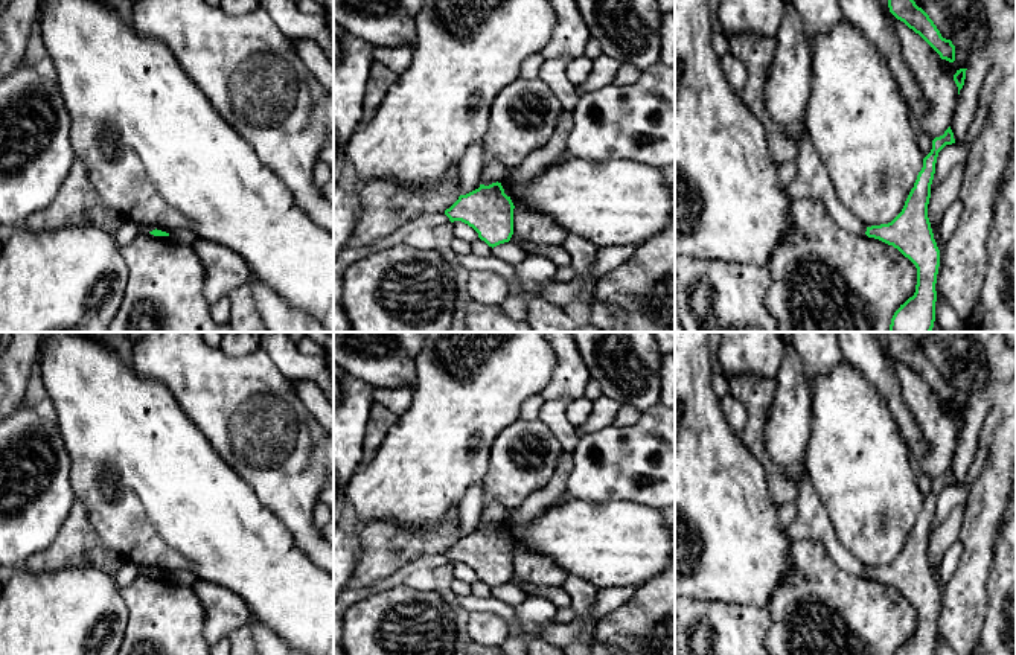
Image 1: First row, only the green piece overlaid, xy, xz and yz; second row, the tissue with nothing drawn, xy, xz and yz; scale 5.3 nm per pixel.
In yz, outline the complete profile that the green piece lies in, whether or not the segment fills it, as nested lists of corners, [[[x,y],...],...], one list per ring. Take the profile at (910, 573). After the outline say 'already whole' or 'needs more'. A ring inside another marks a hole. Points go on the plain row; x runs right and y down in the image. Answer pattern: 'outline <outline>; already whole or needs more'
outline [[[949,468],[943,477],[932,481],[932,490],[923,500],[923,509],[902,553],[888,565],[867,568],[838,541],[829,513],[809,475],[804,474],[795,481],[798,489],[797,518],[784,529],[786,536],[792,542],[801,539],[821,541],[839,568],[856,576],[865,574],[868,579],[893,586],[915,606],[915,634],[894,655],[935,655],[940,591],[928,559],[928,545],[938,494],[952,484],[955,484],[955,480]]]; needs more

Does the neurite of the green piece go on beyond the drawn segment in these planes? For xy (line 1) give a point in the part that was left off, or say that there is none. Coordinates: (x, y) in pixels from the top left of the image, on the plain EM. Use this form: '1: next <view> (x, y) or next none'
1: next xy (145, 568)

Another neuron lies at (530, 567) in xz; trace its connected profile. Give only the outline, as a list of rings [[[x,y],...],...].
[[[521,547],[513,550],[513,576],[538,586],[564,586],[568,577],[548,558]]]

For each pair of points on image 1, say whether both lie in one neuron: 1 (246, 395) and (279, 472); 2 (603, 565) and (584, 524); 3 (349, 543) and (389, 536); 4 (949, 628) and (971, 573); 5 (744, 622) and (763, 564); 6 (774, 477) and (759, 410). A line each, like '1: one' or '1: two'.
1: one
2: one
3: two
4: one
5: two
6: one

